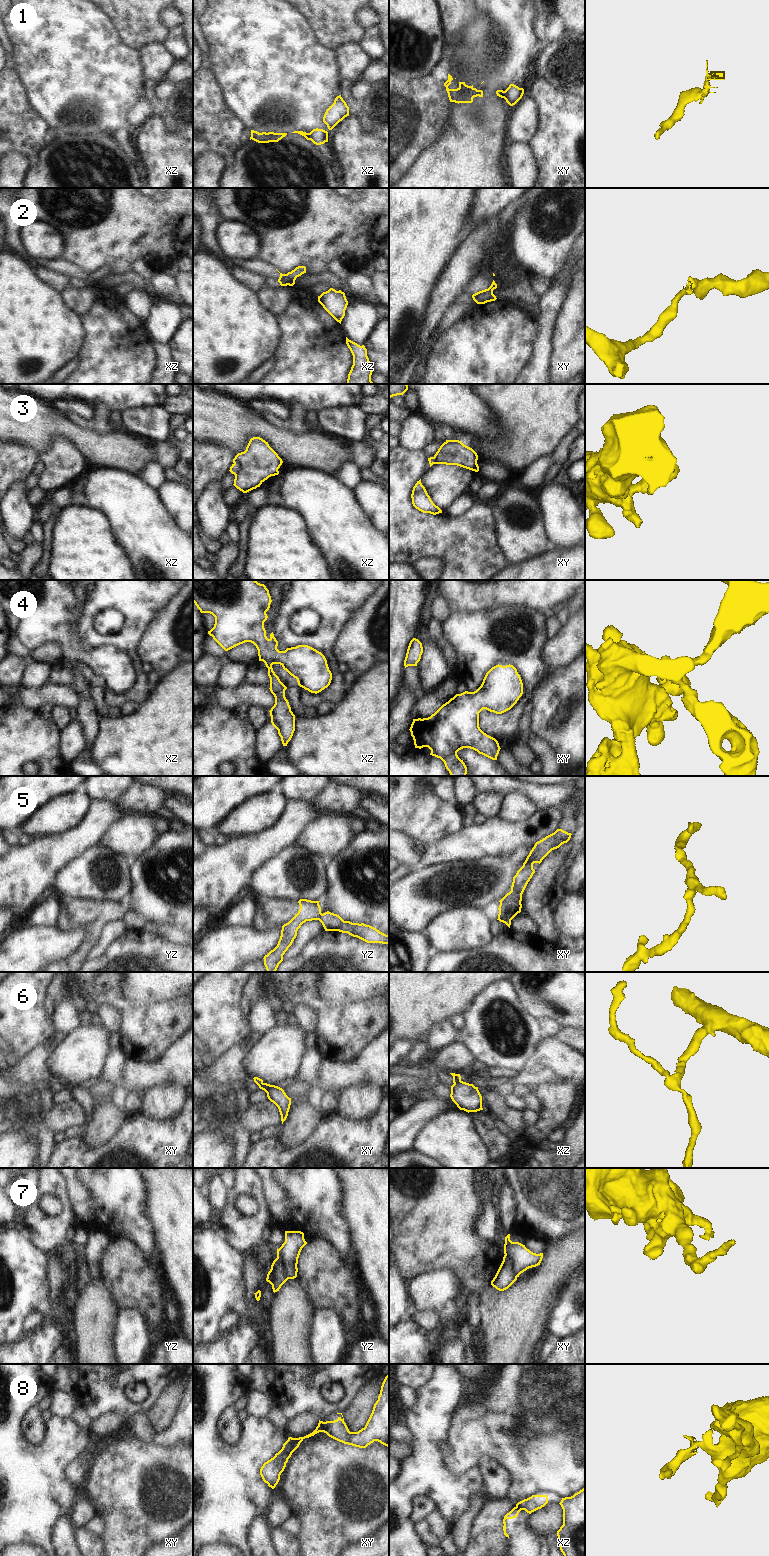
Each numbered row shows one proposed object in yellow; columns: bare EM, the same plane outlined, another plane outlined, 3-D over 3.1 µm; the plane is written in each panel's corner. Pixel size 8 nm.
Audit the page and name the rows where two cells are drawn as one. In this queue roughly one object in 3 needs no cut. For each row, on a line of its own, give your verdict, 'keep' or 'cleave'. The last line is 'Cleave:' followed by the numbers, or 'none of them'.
1: cleave
2: cleave
3: cleave
4: keep
5: cleave
6: keep
7: cleave
8: cleave
Cleave: 1, 2, 3, 5, 7, 8

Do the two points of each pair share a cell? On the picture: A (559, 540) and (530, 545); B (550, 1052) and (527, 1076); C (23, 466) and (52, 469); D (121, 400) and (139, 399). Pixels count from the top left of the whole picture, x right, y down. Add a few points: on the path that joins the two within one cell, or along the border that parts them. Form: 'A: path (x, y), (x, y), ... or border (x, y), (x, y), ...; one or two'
A: border (544, 519), (545, 534), (550, 545); two
B: path (545, 1058), (533, 1070); one
C: path (30, 460), (43, 460), (45, 462); one
D: path (125, 399), (135, 399); one

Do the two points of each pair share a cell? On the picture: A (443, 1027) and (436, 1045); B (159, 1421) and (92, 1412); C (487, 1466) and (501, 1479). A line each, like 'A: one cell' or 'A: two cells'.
A: one cell
B: two cells
C: one cell

